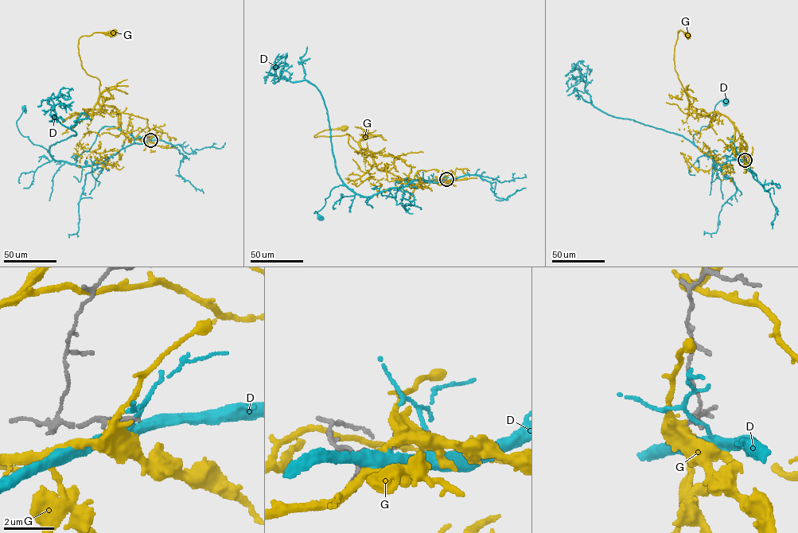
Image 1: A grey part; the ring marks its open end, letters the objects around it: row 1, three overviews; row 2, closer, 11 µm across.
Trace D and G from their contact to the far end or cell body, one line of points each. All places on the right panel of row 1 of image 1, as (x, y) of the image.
D: (745, 160), (727, 161), (717, 169), (712, 158), (694, 145), (694, 134), (708, 126), (715, 105), (725, 101)
G: (744, 160), (732, 146), (735, 129), (728, 118), (691, 107), (674, 60), (678, 31), (688, 36)

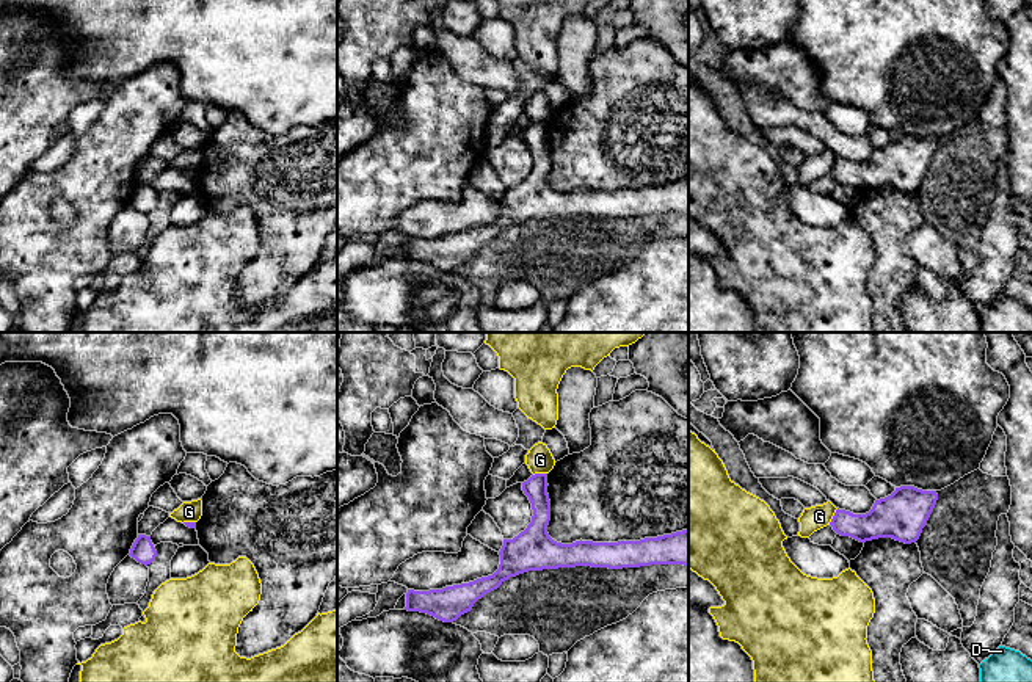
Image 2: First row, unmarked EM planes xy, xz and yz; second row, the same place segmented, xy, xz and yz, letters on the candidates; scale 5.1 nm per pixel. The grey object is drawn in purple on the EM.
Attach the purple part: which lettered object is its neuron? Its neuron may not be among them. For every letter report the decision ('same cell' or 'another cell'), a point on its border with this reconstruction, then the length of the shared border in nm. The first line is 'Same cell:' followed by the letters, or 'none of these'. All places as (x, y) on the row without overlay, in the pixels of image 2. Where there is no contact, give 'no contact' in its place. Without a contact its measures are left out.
Same cell: none of these
D: another cell; no contact
G: another cell; meets purple in yz at (833, 165); contact 100 nm long

